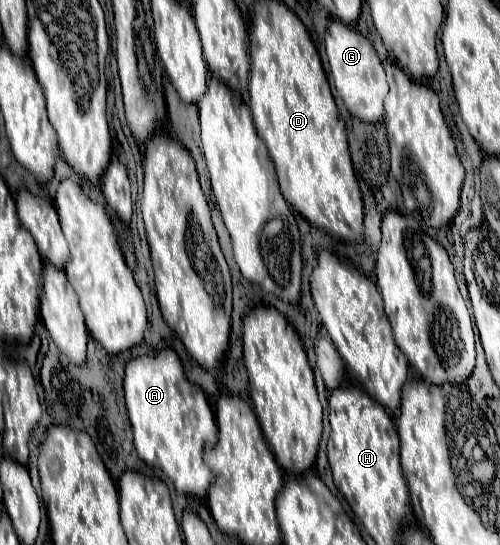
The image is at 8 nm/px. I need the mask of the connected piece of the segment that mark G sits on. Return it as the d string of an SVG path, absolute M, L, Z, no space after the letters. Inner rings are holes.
M336 19L328 23L324 43L326 43L326 53L328 53L336 91L340 99L346 103L348 111L366 123L378 123L384 115L384 97L388 91L388 83L386 83L384 67L372 43L358 29Z

